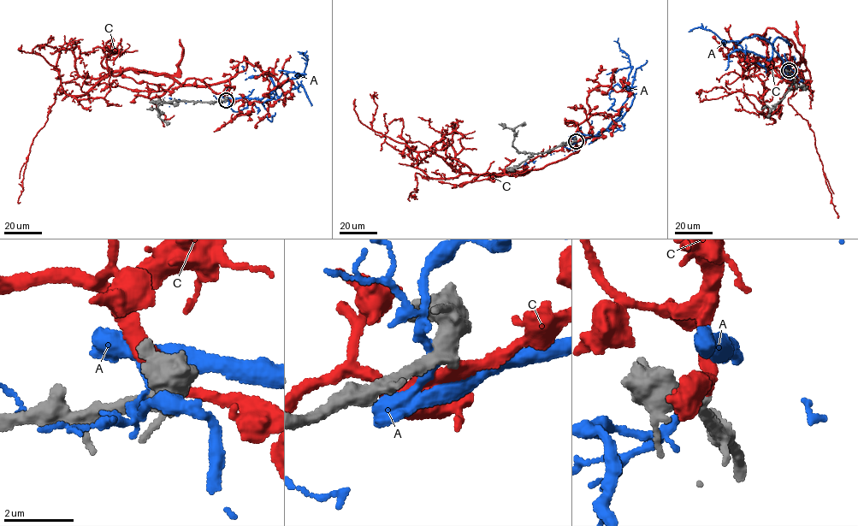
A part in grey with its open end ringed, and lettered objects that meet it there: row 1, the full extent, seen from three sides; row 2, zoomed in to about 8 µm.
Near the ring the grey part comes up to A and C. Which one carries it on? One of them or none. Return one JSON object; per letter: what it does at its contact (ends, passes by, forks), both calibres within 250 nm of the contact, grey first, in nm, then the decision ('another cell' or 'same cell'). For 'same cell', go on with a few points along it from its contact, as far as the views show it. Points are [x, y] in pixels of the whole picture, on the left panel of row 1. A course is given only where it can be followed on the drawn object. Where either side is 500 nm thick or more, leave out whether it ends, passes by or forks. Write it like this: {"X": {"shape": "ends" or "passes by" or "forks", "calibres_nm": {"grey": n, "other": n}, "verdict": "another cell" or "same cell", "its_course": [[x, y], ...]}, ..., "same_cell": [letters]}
{"A": {"shape": "passes by", "calibres_nm": {"grey": 460, "other": 200}, "verdict": "another cell"}, "C": {"shape": "passes by", "calibres_nm": {"grey": 400, "other": 320}, "verdict": "same cell", "its_course": [[226, 99], [237, 73], [204, 85], [124, 68], [62, 82], [30, 146], [20, 202]]}, "same_cell": ["C"]}

